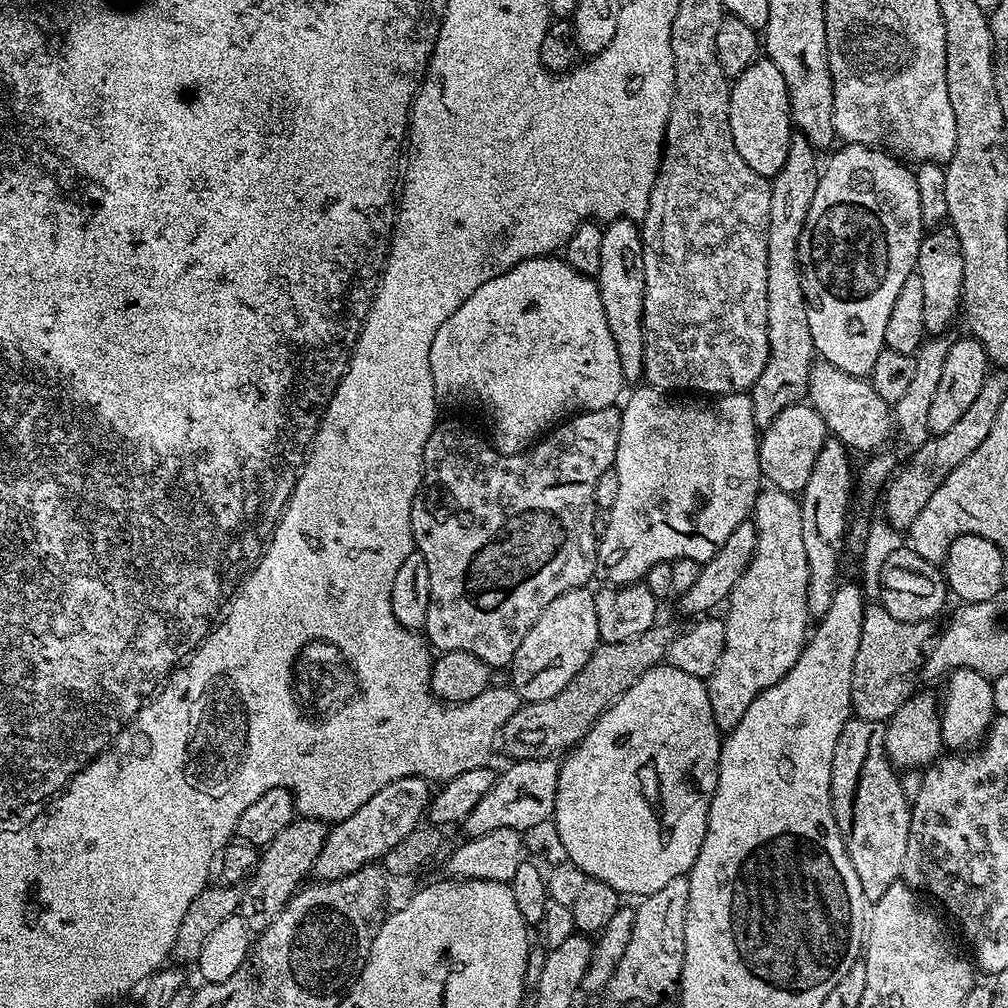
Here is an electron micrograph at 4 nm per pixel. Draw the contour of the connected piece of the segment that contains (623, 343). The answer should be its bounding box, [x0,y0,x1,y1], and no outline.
[594,218,646,382]

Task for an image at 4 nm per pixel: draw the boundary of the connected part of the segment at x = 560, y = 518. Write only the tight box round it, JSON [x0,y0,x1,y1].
[410,406,621,670]

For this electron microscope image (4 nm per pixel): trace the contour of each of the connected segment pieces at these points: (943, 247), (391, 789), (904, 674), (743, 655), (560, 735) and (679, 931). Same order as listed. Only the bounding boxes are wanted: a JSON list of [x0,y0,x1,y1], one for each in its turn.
[[914,226,964,334],[311,776,430,881],[851,602,937,723],[706,486,810,730],[502,622,677,761],[606,876,690,1004]]

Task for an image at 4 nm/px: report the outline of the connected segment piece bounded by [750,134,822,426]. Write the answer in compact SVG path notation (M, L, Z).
M794 134L790 138L790 150L786 150L786 162L782 162L782 170L771 177L770 183L770 226L766 242L766 318L768 319L768 361L758 374L758 378L750 389L752 413L757 425L769 424L786 406L799 404L805 399L808 391L808 375L818 353L814 346L814 338L810 338L810 318L806 318L808 303L804 300L804 287L800 277L798 262L798 238L806 226L806 214L810 214L810 202L814 202L814 190L818 190L818 182L822 171L821 161L816 161L817 149L813 148L805 136Z

